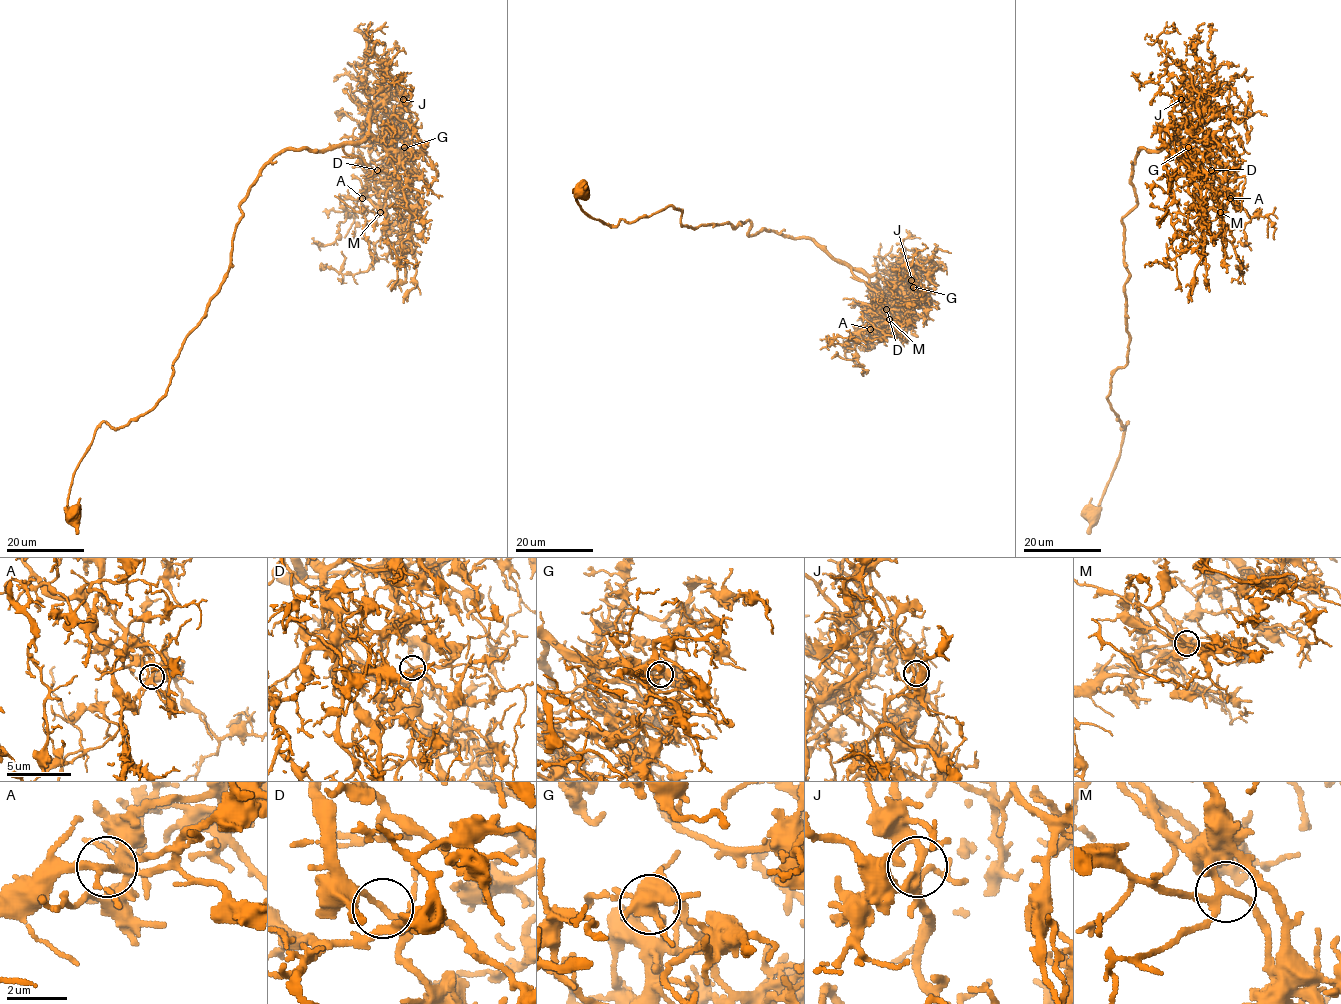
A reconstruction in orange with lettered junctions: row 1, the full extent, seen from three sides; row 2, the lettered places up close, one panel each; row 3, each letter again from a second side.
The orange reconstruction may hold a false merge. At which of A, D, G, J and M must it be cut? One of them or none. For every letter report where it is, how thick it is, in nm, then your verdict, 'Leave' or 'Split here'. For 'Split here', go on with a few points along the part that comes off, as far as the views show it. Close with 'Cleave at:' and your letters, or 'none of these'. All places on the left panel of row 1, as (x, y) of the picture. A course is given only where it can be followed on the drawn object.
A: Place: (362, 198). Thickness 240 nm. Leave
D: Place: (377, 170). Thickness 200 nm. Leave
G: Place: (404, 147). Thickness 240 nm. Split here. Course of the part to remove: (404, 148), (395, 157), (364, 132), (395, 89), (367, 32), (385, 22)
J: Place: (403, 99). Thickness 220 nm. Leave
M: Place: (380, 212). Thickness 240 nm. Leave
Cleave at: G

